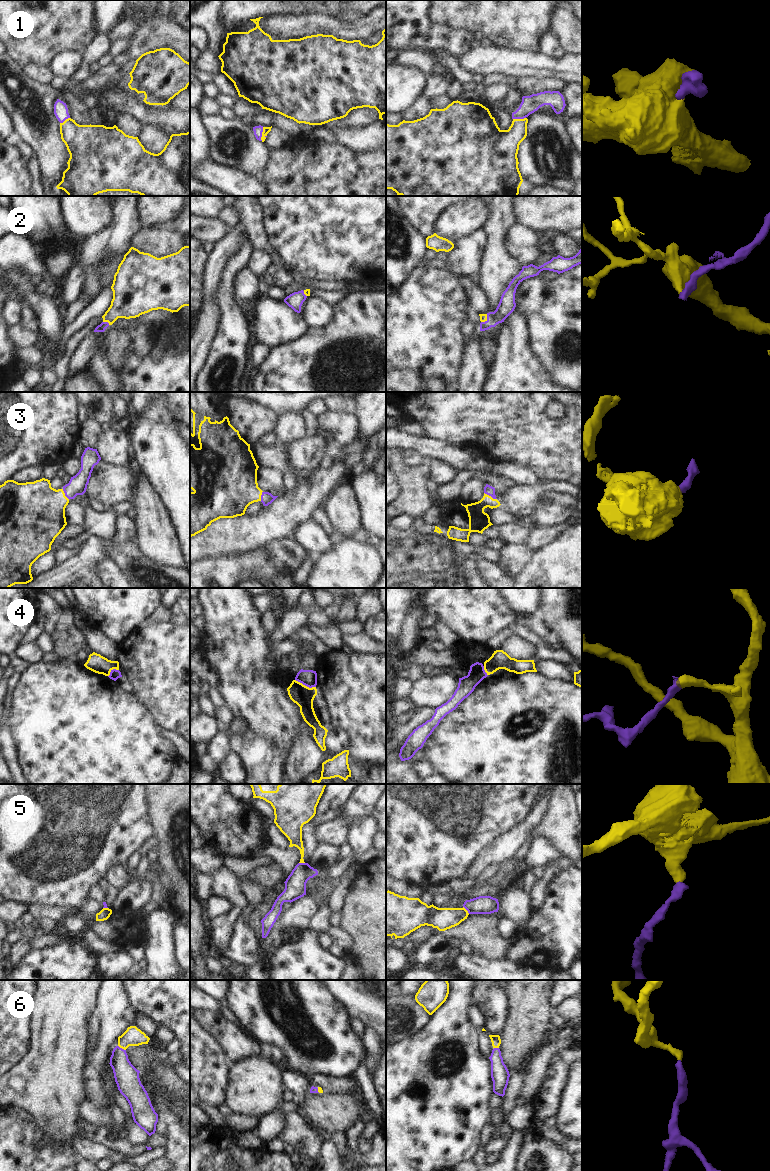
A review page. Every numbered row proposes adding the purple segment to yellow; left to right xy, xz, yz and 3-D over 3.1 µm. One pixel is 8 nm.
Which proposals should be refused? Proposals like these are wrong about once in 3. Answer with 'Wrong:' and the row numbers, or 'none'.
Wrong: 4, 5

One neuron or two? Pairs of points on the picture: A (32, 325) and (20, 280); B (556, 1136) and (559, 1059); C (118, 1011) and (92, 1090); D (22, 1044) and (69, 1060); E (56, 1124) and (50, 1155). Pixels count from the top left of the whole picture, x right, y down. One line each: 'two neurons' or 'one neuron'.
A: two neurons
B: one neuron
C: one neuron
D: two neurons
E: two neurons

